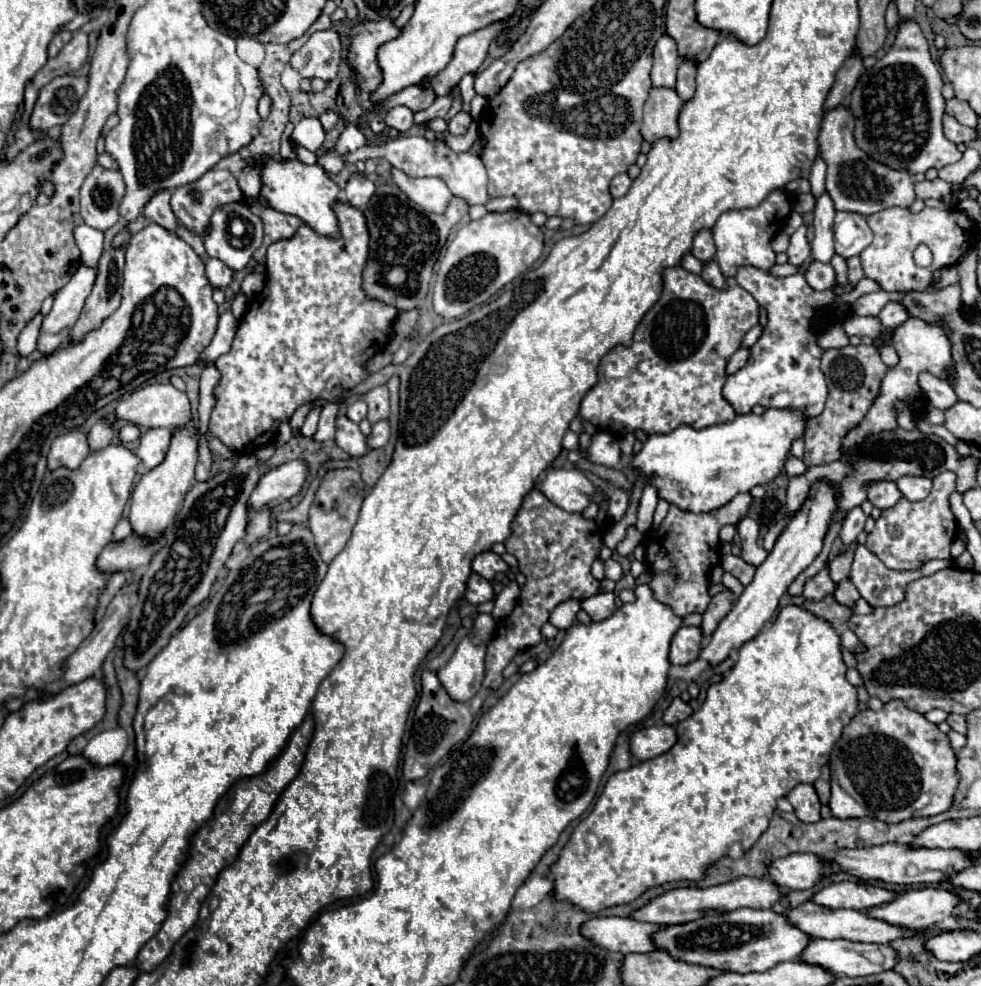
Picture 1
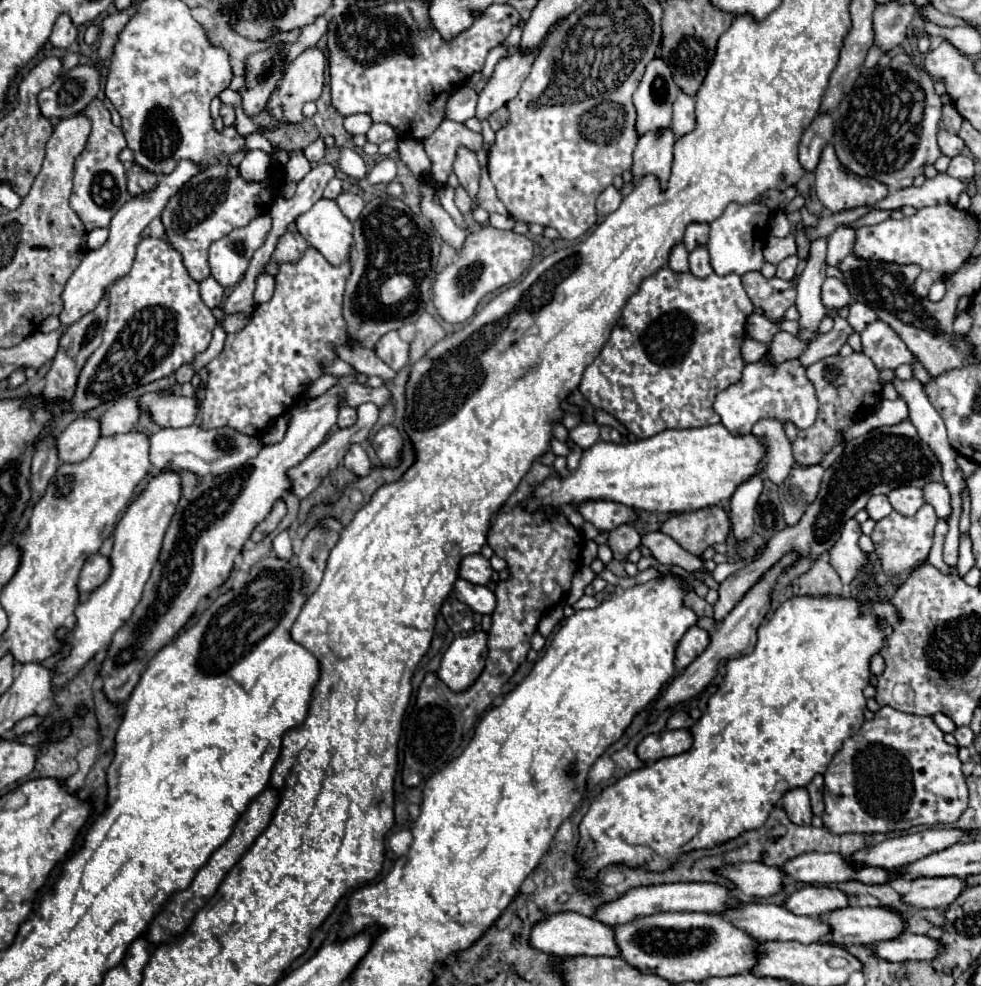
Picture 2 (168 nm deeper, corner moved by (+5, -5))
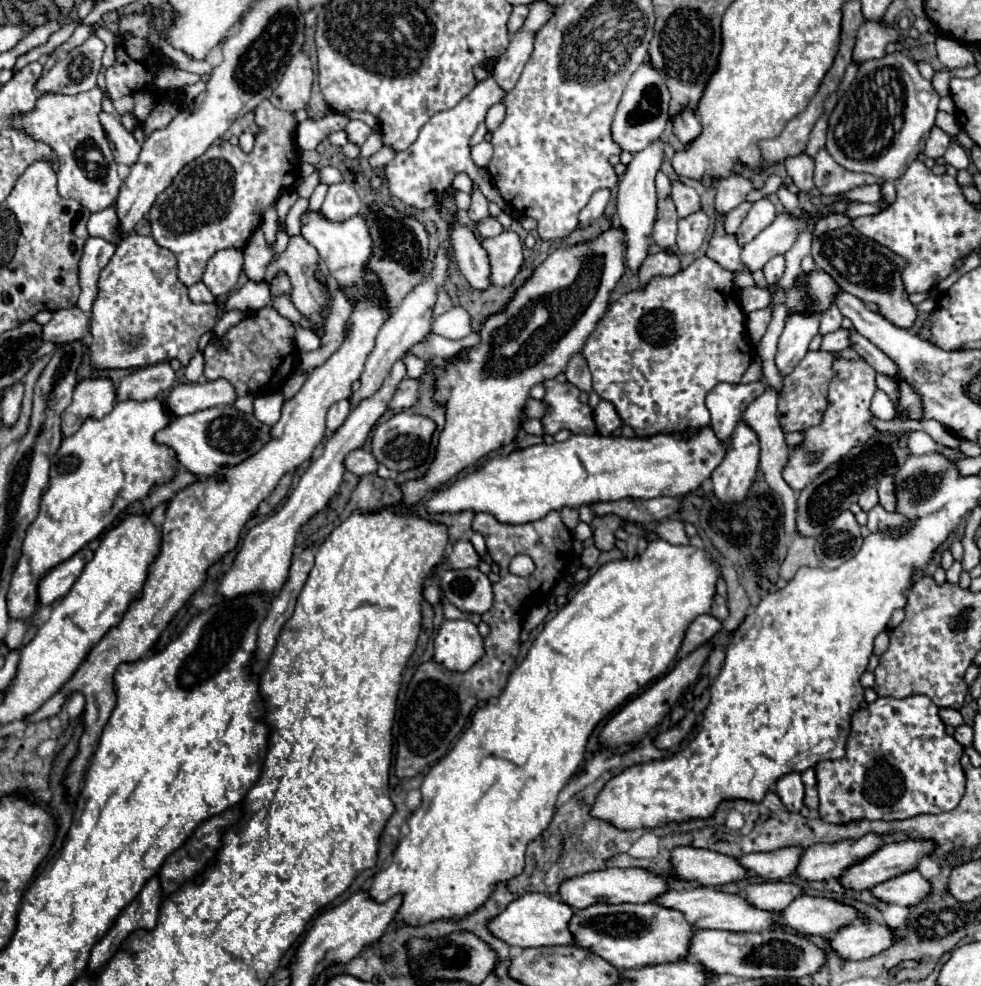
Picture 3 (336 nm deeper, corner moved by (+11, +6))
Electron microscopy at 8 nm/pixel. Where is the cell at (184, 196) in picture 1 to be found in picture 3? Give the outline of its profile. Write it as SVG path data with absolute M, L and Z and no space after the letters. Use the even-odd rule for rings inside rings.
M263 100L255 108L255 122L263 130L255 136L255 148L251 154L241 152L241 148L233 148L233 164L231 164L225 154L225 146L223 146L223 150L221 150L221 146L215 146L215 144L209 146L203 156L199 156L197 160L187 164L175 176L171 186L157 196L157 200L149 212L153 238L159 246L163 246L175 254L175 258L179 262L179 280L185 286L191 286L201 280L207 260L217 250L229 248L229 246L243 246L247 242L247 238L251 236L251 232L261 222L265 208L273 202L277 202L279 196L285 194L299 178L299 154L297 154L297 168L295 168L297 148L293 142L293 130L295 130L293 114L275 108L269 100Z

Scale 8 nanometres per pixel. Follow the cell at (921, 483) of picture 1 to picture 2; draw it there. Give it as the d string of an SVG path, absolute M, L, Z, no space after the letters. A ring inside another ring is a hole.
M897 487L889 493L889 503L897 513L909 517L909 515L915 515L917 509L925 501L923 501L923 491L921 489L917 489L917 487Z

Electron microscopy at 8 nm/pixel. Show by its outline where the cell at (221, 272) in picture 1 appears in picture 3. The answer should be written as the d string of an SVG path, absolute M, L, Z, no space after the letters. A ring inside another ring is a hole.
M195 282L193 286L189 286L189 298L191 302L215 302L217 300L203 282Z

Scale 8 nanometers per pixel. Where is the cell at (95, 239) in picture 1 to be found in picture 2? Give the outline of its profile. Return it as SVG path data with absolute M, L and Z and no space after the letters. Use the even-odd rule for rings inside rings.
M93 229L89 231L89 241L87 241L87 247L89 249L97 249L105 243L105 239L109 237L109 231L107 229Z

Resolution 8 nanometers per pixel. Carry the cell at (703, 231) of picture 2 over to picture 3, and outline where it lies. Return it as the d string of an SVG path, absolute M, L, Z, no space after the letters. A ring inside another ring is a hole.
M673 182L671 184L671 198L675 202L679 218L687 218L687 216L691 216L691 214L701 210L699 194L693 188L685 186L683 182Z

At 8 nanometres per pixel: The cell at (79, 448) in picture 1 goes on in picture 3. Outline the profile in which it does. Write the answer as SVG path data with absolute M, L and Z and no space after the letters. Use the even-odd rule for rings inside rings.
M83 380L77 384L73 402L61 416L63 436L71 436L87 418L101 420L115 406L115 386L111 380Z

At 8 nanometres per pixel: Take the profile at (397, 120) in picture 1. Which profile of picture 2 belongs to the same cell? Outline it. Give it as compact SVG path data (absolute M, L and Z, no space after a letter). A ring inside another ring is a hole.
M373 123L365 137L367 137L369 143L379 145L379 143L383 143L383 141L387 141L387 139L397 139L397 133L395 133L395 129L393 129L391 125L387 125L387 123Z

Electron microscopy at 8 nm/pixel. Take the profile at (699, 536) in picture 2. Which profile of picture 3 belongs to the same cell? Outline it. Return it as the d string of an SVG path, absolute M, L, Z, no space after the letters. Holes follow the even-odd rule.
M667 518L667 520L661 520L657 526L655 526L655 532L671 542L671 544L689 544L689 536L685 534L685 522L679 520L679 518Z

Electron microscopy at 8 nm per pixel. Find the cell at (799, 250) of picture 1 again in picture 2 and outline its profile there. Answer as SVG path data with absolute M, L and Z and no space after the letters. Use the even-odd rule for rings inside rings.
M791 255L791 257L787 257L785 261L781 261L779 265L777 265L777 277L779 279L793 279L795 277L795 269L797 269L797 257L795 255Z

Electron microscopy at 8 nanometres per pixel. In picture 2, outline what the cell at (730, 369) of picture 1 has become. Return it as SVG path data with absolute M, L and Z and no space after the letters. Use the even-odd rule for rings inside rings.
M745 339L743 347L741 347L741 353L743 353L743 359L745 363L757 363L761 361L769 351L769 343L761 343L761 341L755 341L755 339Z

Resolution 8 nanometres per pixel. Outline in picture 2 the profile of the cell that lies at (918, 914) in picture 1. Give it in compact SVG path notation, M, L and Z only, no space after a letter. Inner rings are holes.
M843 907L829 911L823 921L829 925L829 941L841 947L873 945L905 931L901 917L885 907Z

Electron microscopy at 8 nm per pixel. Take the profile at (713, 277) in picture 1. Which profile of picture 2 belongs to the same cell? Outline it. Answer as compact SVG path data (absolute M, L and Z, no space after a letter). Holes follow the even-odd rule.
M701 245L701 247L695 247L691 253L689 253L689 271L695 275L695 277L707 277L713 269L711 269L711 263L709 263L709 253L707 253L707 247Z

